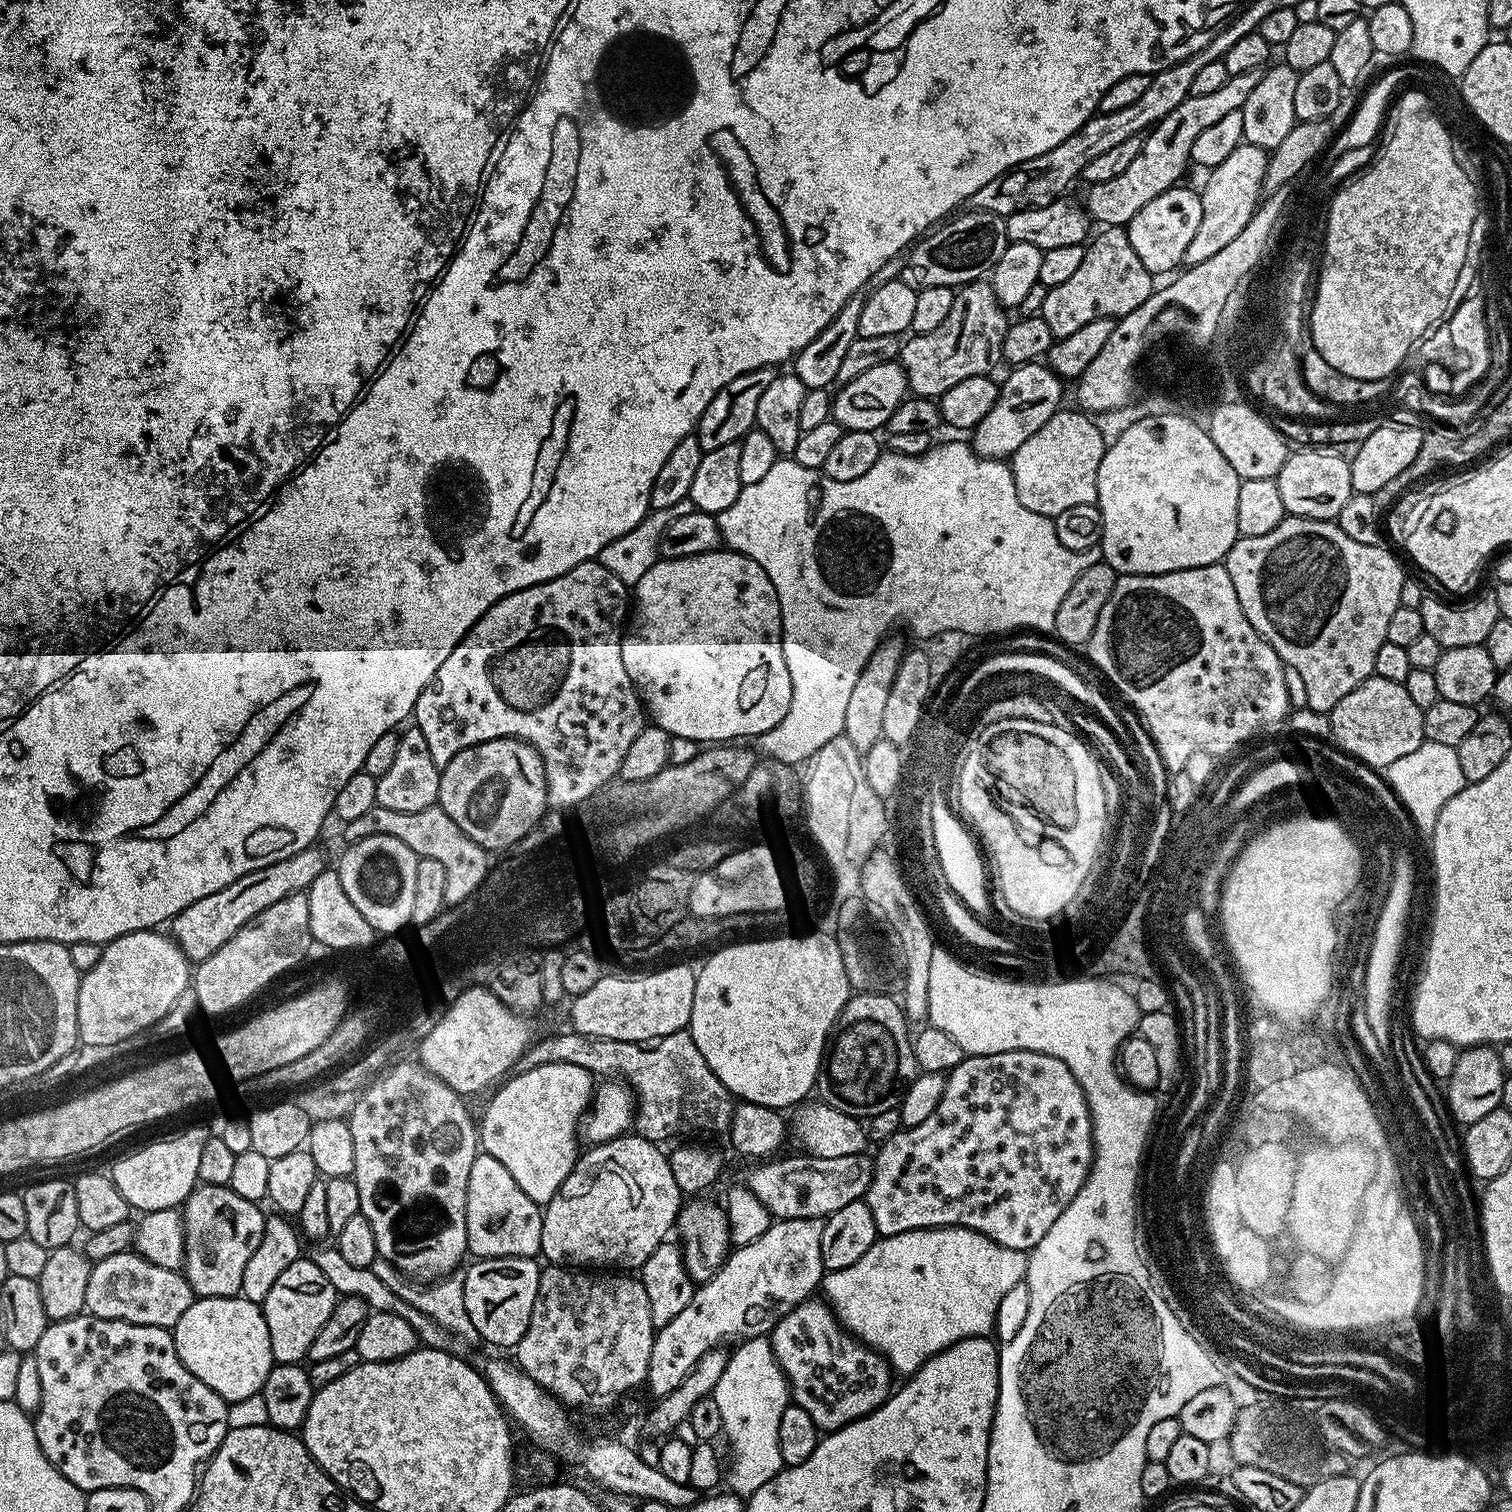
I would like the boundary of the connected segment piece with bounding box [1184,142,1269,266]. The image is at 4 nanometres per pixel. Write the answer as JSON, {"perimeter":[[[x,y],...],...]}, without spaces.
{"perimeter":[[[1241,142],[1234,150],[1234,154],[1226,158],[1226,162],[1222,162],[1207,173],[1208,181],[1200,192],[1202,222],[1198,222],[1198,234],[1194,234],[1194,242],[1186,246],[1185,265],[1191,266],[1198,262],[1206,262],[1206,258],[1214,258],[1218,250],[1223,250],[1241,234],[1262,200],[1263,178],[1268,158],[1269,153],[1265,149]]]}

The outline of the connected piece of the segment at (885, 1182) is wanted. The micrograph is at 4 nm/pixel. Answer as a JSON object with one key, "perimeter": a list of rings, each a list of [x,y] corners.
{"perimeter":[[[1010,1050],[1009,1052],[999,1052],[998,1054],[982,1054],[981,1056],[965,1055],[964,1060],[958,1062],[951,1071],[947,1073],[944,1081],[944,1089],[942,1096],[936,1106],[934,1106],[934,1114],[930,1114],[930,1118],[926,1118],[926,1122],[918,1122],[918,1126],[910,1126],[909,1128],[901,1127],[900,1132],[896,1132],[880,1149],[874,1153],[874,1163],[872,1166],[872,1181],[869,1184],[866,1195],[866,1202],[870,1206],[870,1214],[874,1214],[874,1226],[880,1236],[893,1236],[894,1234],[902,1234],[903,1232],[913,1232],[914,1230],[922,1230],[923,1228],[969,1228],[975,1232],[980,1232],[986,1238],[990,1238],[994,1242],[998,1242],[998,1246],[1006,1246],[1010,1250],[1018,1250],[1027,1253],[1034,1246],[1038,1246],[1038,1242],[1042,1242],[1042,1238],[1046,1238],[1046,1230],[1050,1230],[1050,1226],[1054,1226],[1054,1222],[1058,1222],[1058,1214],[1062,1214],[1062,1210],[1066,1210],[1066,1206],[1070,1206],[1070,1202],[1078,1194],[1078,1190],[1082,1188],[1088,1171],[1092,1168],[1092,1158],[1094,1149],[1092,1147],[1092,1115],[1088,1112],[1088,1103],[1082,1094],[1082,1090],[1078,1086],[1078,1082],[1074,1078],[1074,1074],[1070,1074],[1070,1070],[1066,1066],[1066,1062],[1062,1062],[1058,1058],[1054,1058],[1045,1052],[1031,1052],[1030,1050]]]}

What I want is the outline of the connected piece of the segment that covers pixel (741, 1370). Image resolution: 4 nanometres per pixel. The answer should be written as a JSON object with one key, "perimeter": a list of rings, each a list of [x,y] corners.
{"perimeter":[[[764,1336],[746,1339],[743,1342],[735,1345],[736,1353],[733,1351],[726,1362],[726,1370],[722,1370],[722,1378],[718,1378],[716,1388],[712,1392],[711,1399],[718,1402],[718,1410],[722,1414],[722,1426],[724,1427],[723,1435],[728,1436],[728,1444],[732,1447],[732,1473],[727,1473],[726,1484],[731,1491],[735,1492],[741,1498],[752,1496],[758,1490],[762,1490],[762,1486],[766,1486],[766,1482],[770,1482],[770,1478],[774,1478],[785,1467],[784,1459],[782,1458],[782,1450],[778,1450],[778,1422],[782,1418],[782,1410],[786,1410],[790,1403],[790,1393],[788,1390],[788,1380],[784,1376],[784,1371],[776,1364],[776,1359],[772,1353],[772,1345]]]}

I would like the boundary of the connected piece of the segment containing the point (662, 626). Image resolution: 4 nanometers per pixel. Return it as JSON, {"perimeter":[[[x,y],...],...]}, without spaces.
{"perimeter":[[[721,550],[719,552],[707,552],[701,556],[690,558],[678,558],[677,560],[657,559],[655,564],[642,574],[642,578],[634,585],[634,616],[636,612],[636,625],[632,632],[623,633],[620,645],[622,646],[622,666],[626,666],[626,674],[630,674],[632,684],[637,693],[642,694],[642,703],[647,715],[654,719],[655,727],[668,733],[669,737],[681,736],[684,740],[708,740],[704,742],[736,742],[739,736],[752,736],[758,738],[764,732],[769,732],[790,710],[790,698],[792,697],[792,683],[790,682],[790,670],[786,670],[786,658],[784,657],[784,627],[780,617],[780,603],[778,594],[774,590],[774,582],[750,558],[746,558],[741,552]]]}

